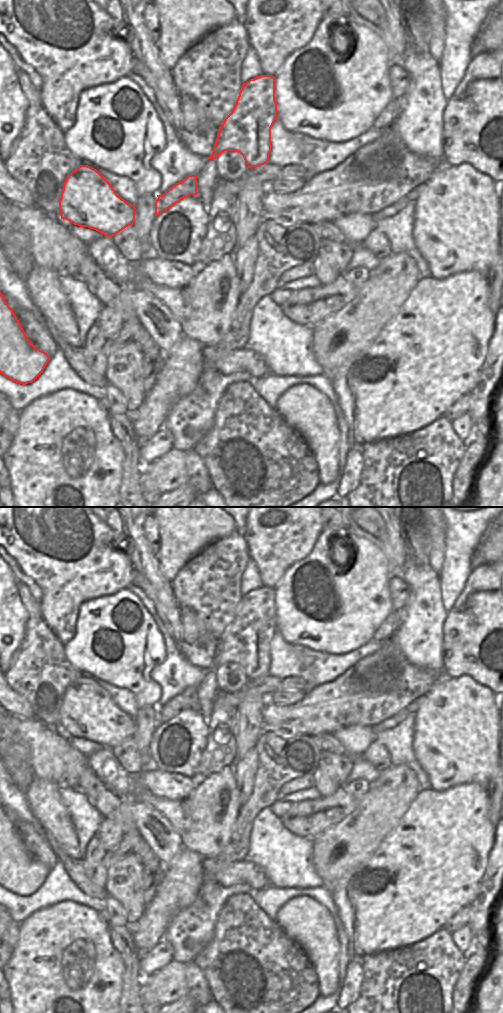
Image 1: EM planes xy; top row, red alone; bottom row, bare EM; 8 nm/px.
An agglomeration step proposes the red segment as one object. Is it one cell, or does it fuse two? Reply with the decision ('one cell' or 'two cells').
two cells

